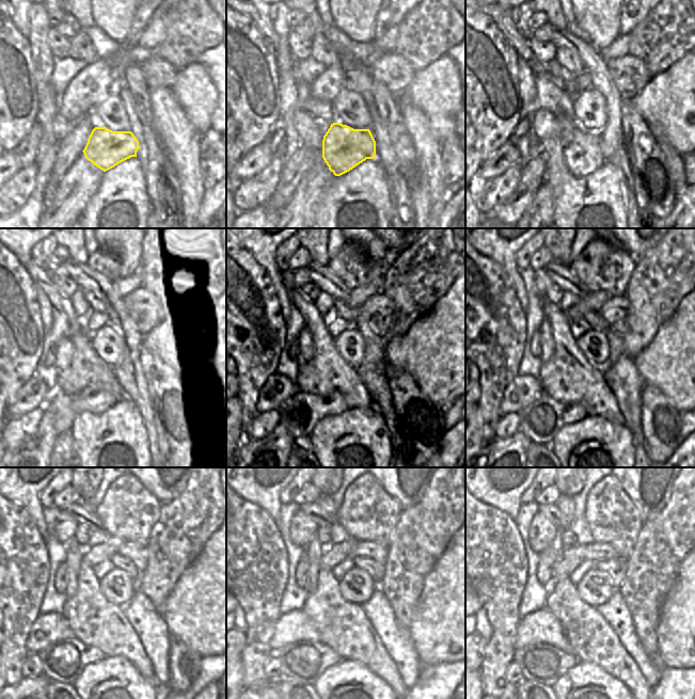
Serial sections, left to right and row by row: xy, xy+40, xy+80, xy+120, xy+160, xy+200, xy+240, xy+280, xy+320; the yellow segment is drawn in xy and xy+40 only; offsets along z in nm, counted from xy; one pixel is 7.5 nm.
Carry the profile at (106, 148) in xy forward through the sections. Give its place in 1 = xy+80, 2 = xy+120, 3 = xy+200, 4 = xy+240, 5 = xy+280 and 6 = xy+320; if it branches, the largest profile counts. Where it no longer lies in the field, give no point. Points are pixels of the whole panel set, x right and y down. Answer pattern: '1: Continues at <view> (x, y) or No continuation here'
1: Continues at xy+80 (583, 155)
2: Continues at xy+120 (65, 408)
3: Continues at xy+200 (540, 421)
4: Continues at xy+240 (63, 661)
5: Continues at xy+280 (304, 662)
6: Continues at xy+320 (541, 663)

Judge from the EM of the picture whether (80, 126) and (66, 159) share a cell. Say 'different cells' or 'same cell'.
same cell

